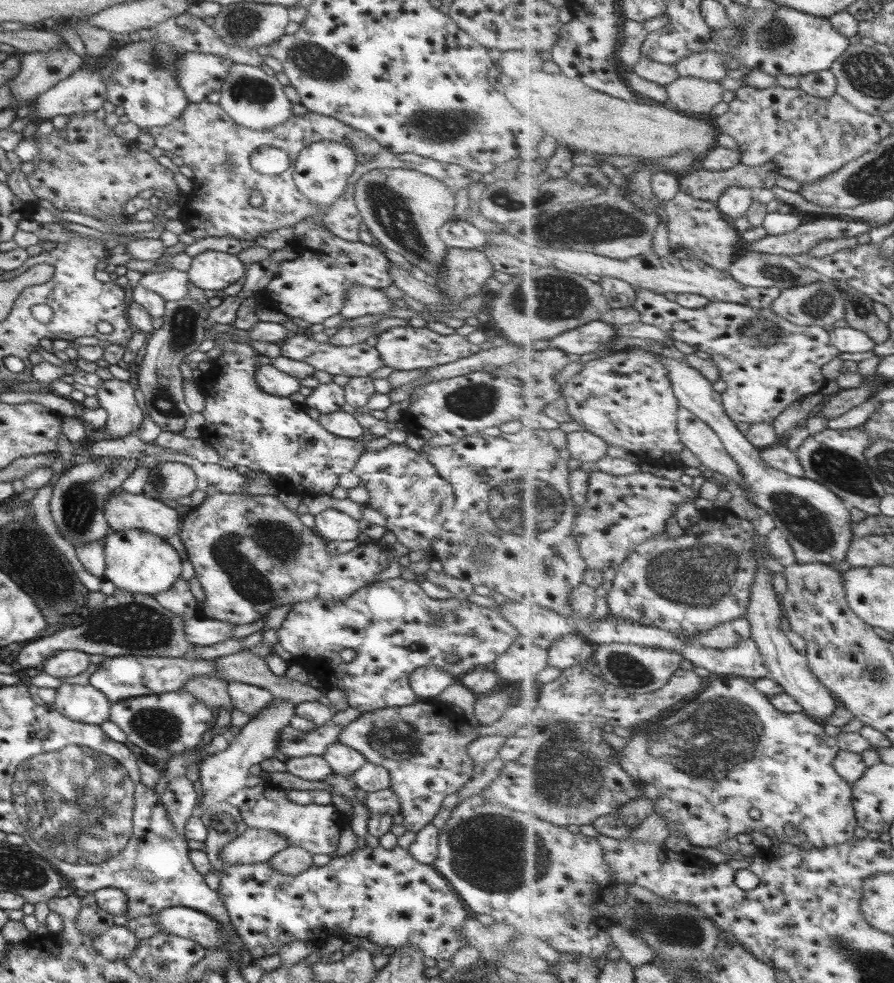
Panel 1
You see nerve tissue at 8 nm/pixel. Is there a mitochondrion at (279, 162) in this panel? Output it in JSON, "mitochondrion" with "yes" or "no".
{"mitochondrion":"no"}

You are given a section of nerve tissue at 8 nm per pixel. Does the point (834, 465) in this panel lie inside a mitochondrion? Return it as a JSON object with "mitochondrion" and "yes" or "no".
{"mitochondrion":"yes"}

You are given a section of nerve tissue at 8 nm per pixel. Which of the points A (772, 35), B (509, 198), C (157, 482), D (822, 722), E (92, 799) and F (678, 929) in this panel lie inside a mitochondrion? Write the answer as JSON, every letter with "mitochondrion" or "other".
{"A":"mitochondrion","B":"mitochondrion","C":"mitochondrion","D":"other","E":"mitochondrion","F":"mitochondrion"}

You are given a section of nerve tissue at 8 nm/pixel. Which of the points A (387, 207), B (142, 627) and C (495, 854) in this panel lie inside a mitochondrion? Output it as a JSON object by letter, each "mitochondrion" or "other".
{"A":"mitochondrion","B":"mitochondrion","C":"mitochondrion"}

